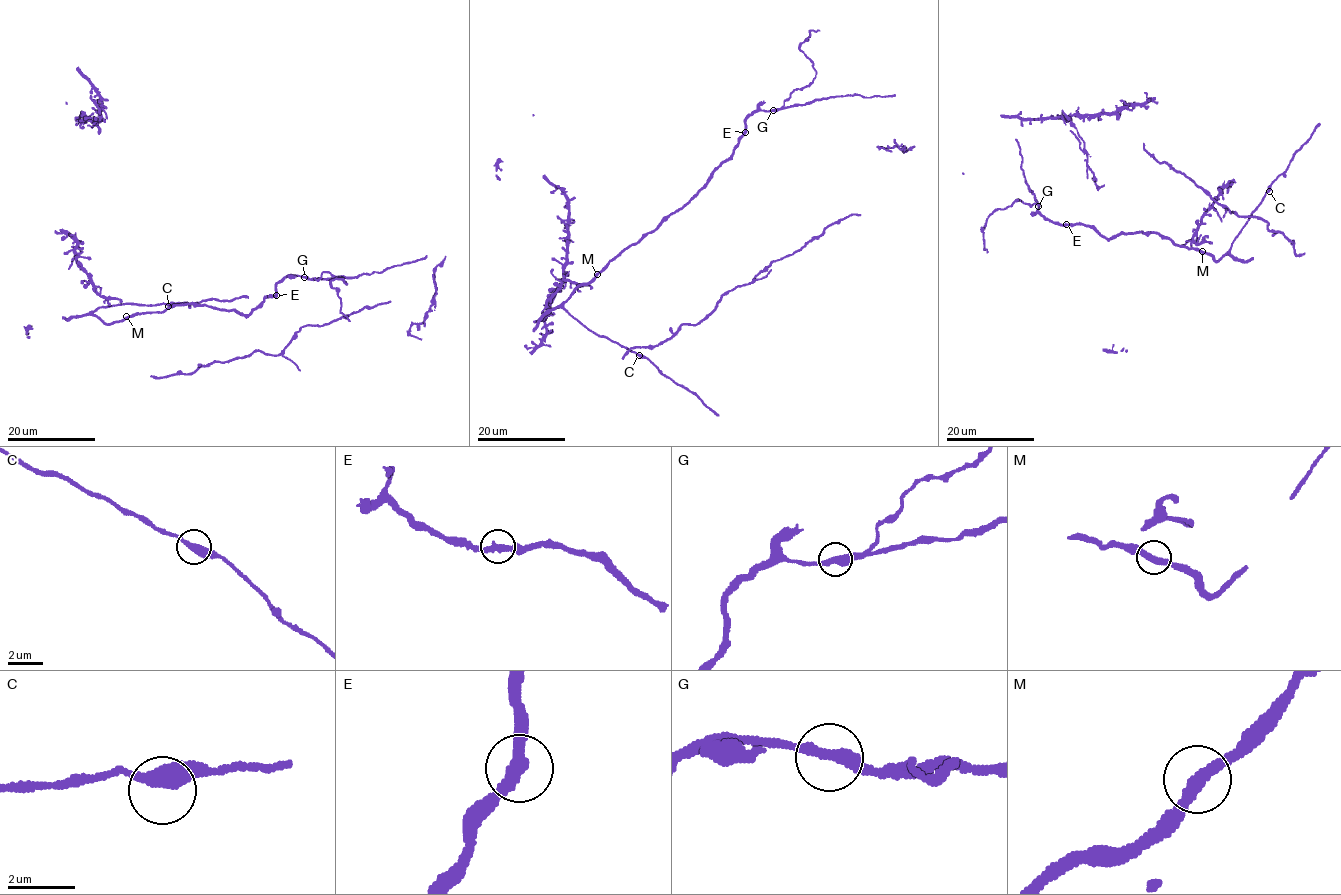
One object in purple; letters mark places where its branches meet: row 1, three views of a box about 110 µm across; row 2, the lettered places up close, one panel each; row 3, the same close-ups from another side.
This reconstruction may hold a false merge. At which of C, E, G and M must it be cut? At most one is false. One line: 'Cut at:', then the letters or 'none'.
Cut at: G

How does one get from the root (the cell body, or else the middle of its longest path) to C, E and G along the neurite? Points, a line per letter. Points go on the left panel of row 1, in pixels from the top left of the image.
C: (127, 318), (107, 323), (93, 312), (126, 303), (168, 306)
E: (127, 318), (138, 313), (165, 311), (187, 303), (248, 314), (265, 296), (276, 295)
G: (127, 318), (187, 303), (248, 314), (265, 296), (275, 295), (276, 284), (285, 277), (304, 278)

